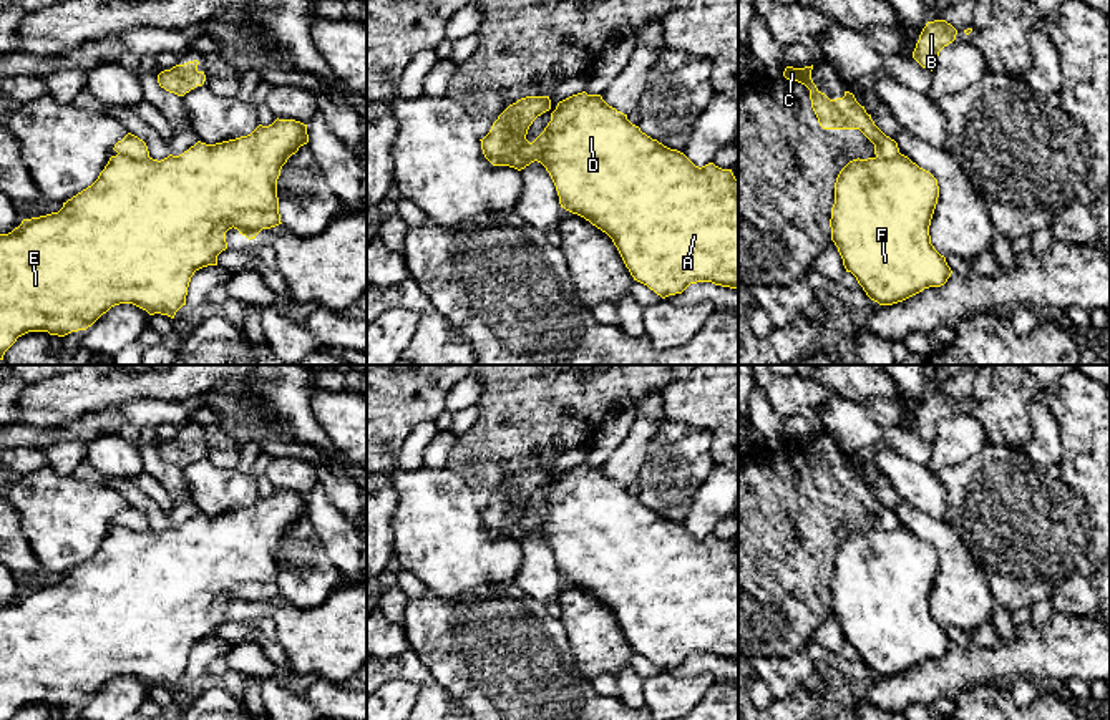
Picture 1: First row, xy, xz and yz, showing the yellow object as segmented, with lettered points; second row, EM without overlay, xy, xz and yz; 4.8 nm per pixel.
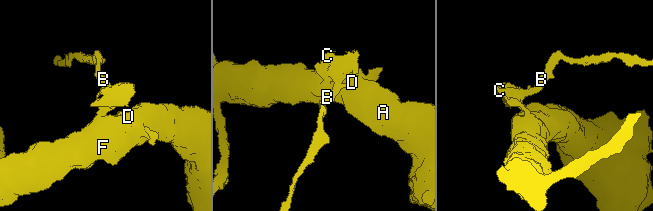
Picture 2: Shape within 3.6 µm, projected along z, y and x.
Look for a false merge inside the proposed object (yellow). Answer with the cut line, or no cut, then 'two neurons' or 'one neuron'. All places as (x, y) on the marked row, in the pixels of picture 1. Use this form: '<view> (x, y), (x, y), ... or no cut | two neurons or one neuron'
xy (118, 153), (128, 158), (148, 158) | two neurons

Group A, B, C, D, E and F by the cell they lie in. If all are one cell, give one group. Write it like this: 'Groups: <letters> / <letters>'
Groups: A D E F / B C

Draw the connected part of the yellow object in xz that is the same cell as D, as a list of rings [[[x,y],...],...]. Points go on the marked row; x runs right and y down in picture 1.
[[[586,91],[559,101],[544,131],[529,143],[526,139],[529,126],[549,109],[549,96],[526,96],[509,105],[489,133],[480,139],[484,158],[493,166],[509,166],[518,171],[534,161],[541,163],[556,186],[561,207],[606,232],[634,280],[662,299],[682,294],[697,282],[738,289],[738,181],[732,169],[722,169],[713,163],[695,166],[684,153],[642,133],[627,114],[609,106],[601,95]]]

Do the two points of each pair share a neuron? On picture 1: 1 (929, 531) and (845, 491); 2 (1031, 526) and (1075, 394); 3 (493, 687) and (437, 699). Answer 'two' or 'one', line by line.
1: two
2: one
3: two

